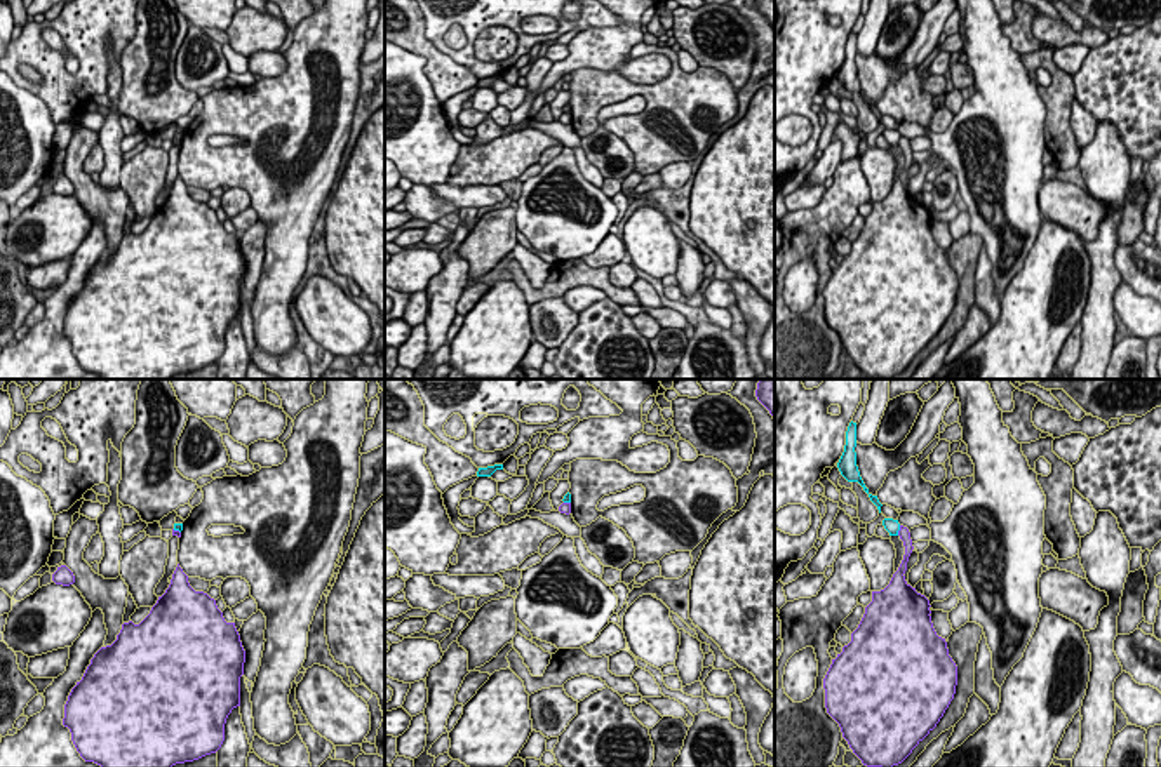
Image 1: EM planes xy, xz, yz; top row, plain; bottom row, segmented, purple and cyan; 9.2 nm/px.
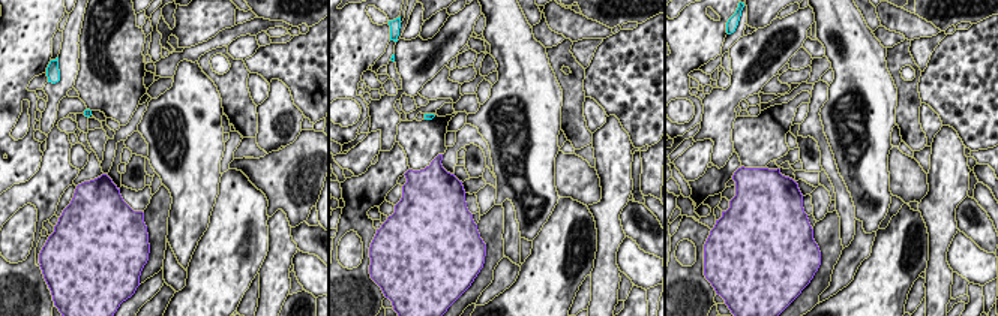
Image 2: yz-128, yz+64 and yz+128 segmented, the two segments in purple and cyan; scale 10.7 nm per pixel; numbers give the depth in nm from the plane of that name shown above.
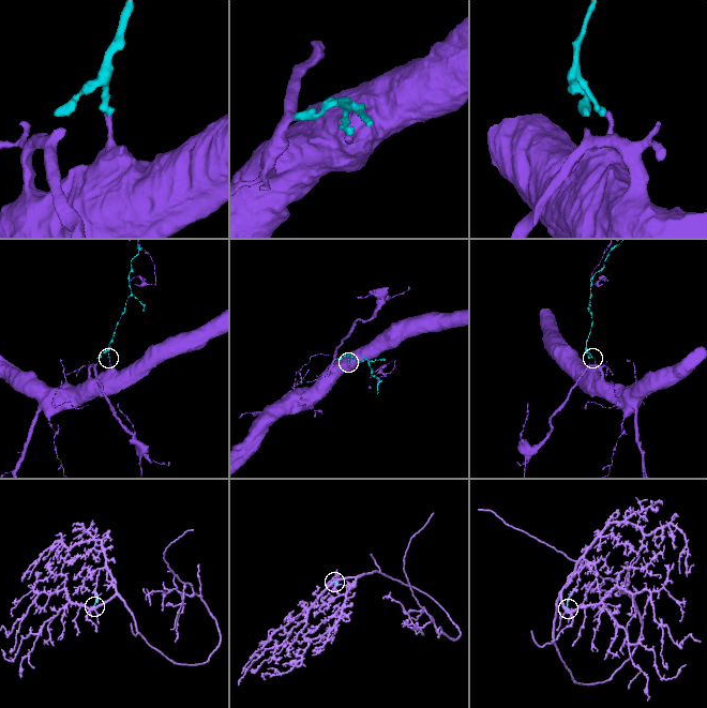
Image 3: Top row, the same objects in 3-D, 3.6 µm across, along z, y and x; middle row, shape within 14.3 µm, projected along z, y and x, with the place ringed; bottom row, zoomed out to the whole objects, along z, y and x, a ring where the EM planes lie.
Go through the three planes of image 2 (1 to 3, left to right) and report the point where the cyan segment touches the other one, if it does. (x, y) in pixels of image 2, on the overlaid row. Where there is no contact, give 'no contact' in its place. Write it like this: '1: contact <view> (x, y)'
1: no contact
2: no contact
3: no contact

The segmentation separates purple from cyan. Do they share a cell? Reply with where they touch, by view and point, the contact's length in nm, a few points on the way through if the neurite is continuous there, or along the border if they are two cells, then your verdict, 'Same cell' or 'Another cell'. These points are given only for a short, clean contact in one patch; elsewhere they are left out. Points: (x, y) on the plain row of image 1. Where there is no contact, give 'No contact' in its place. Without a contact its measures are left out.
Touches purple at yz (899, 141). Shared border 100 nm. Boundary: yz (900, 136), (897, 145). Another cell

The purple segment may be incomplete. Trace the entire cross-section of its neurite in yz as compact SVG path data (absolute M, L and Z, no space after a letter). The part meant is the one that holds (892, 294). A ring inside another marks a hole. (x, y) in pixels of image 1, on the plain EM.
M900 136L903 170L889 195L872 202L872 212L851 252L832 270L823 289L827 323L839 334L842 348L867 377L891 379L936 337L956 304L957 277L949 266L945 249L938 247L929 210L905 191L914 160L910 143Z

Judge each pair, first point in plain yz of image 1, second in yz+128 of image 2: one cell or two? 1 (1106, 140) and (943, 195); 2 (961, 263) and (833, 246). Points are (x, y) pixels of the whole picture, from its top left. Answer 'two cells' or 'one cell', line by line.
1: one cell
2: one cell

